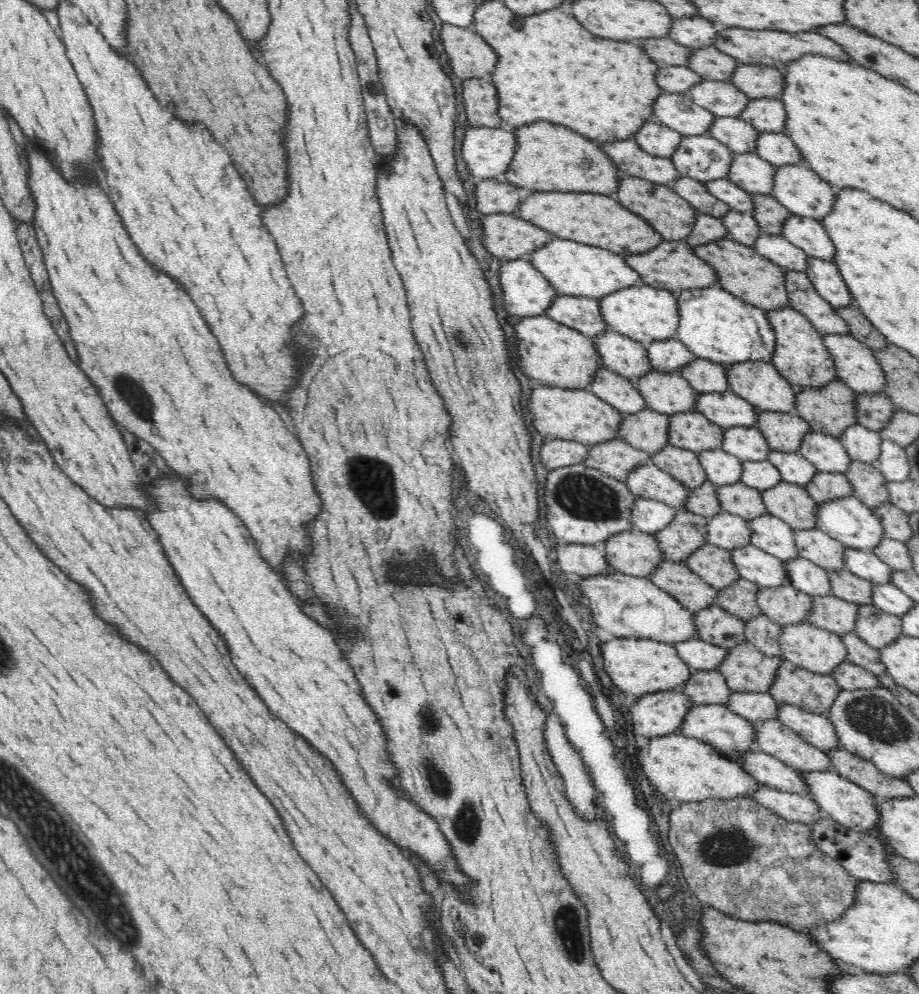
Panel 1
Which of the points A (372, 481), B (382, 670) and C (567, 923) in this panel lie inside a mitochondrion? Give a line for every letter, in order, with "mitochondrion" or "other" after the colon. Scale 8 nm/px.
A: mitochondrion
B: other
C: mitochondrion

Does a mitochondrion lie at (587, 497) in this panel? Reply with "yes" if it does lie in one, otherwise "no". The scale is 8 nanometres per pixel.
yes

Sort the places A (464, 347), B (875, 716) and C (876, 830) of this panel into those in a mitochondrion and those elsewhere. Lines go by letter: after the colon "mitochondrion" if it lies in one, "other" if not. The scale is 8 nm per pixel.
A: mitochondrion
B: mitochondrion
C: other

